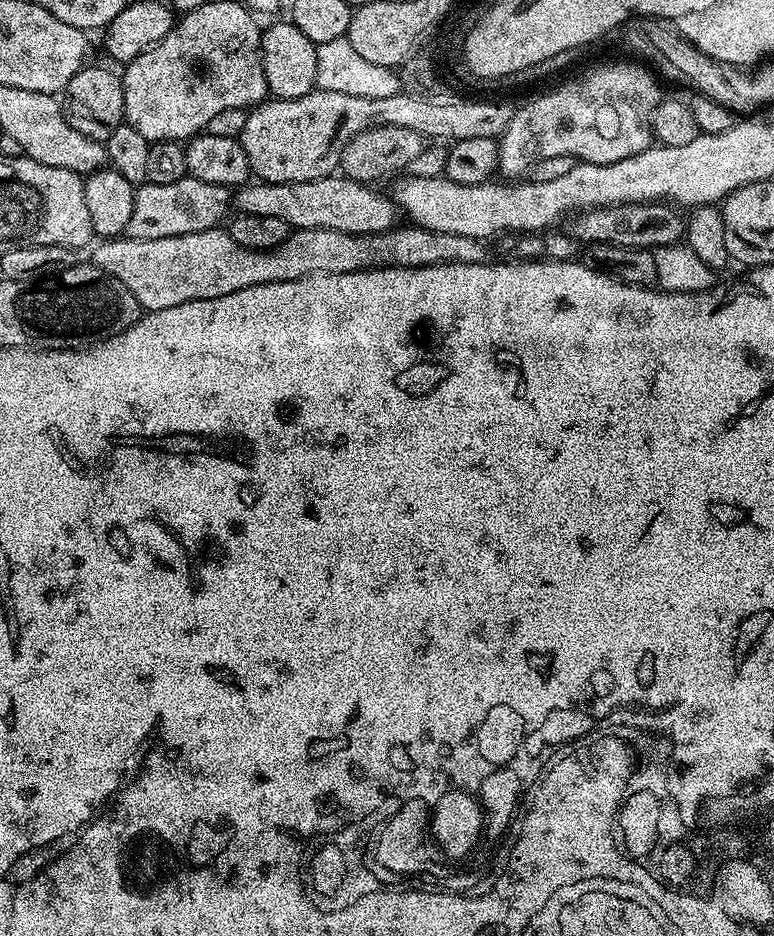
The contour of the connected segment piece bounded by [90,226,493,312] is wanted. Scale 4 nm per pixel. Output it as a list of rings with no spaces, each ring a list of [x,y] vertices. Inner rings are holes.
[[[217,226],[210,230],[202,230],[198,234],[182,234],[174,238],[154,238],[153,240],[129,240],[127,238],[104,238],[95,245],[96,253],[90,256],[91,263],[97,268],[106,273],[108,276],[118,278],[118,282],[122,282],[122,286],[126,286],[126,290],[130,290],[130,294],[134,294],[134,298],[138,298],[141,309],[149,312],[157,312],[158,310],[166,310],[170,306],[178,306],[182,302],[190,302],[191,300],[205,300],[206,298],[222,298],[222,294],[234,294],[234,290],[246,290],[246,286],[262,286],[266,282],[290,282],[298,278],[306,278],[307,276],[317,276],[325,272],[326,274],[346,274],[347,272],[362,272],[370,268],[421,268],[422,266],[430,266],[431,264],[487,264],[493,259],[492,252],[487,247],[485,241],[467,236],[466,234],[446,234],[438,230],[430,230],[429,228],[421,228],[419,226],[397,226],[390,232],[375,232],[374,234],[366,234],[359,236],[358,234],[346,234],[338,230],[330,230],[329,228],[298,228],[289,231],[287,238],[277,246],[277,248],[267,248],[265,252],[259,252],[253,248],[246,246],[238,246],[238,242],[234,242],[234,238],[223,227]]]

